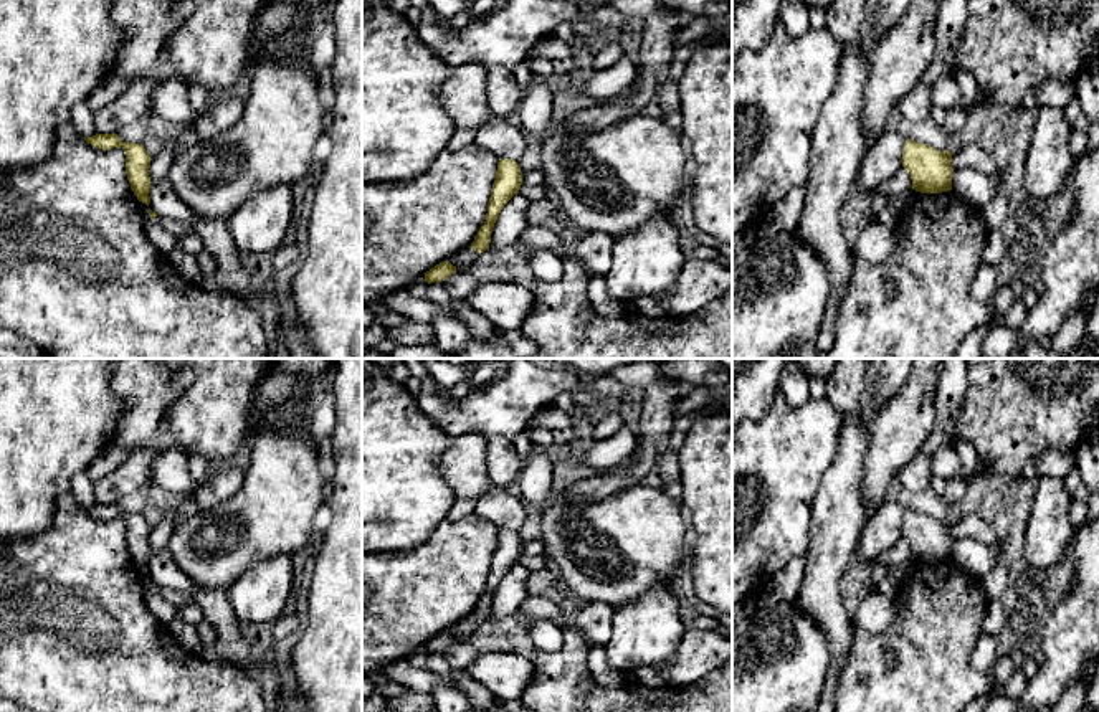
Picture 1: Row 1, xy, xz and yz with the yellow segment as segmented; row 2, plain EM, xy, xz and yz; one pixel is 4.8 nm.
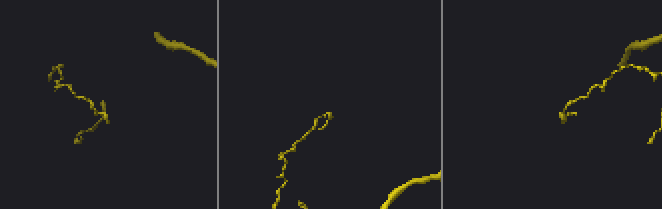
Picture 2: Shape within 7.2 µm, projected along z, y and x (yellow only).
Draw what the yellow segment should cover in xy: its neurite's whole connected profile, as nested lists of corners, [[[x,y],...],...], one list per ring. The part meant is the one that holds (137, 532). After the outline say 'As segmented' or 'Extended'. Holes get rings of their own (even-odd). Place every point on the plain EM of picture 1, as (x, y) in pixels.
[[[96,504],[93,507],[84,507],[88,514],[96,519],[109,520],[114,517],[122,517],[126,522],[126,543],[131,553],[131,560],[139,572],[149,577],[150,573],[150,527],[142,514],[122,512],[117,504]]]. As segmented

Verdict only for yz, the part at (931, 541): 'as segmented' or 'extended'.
as segmented

